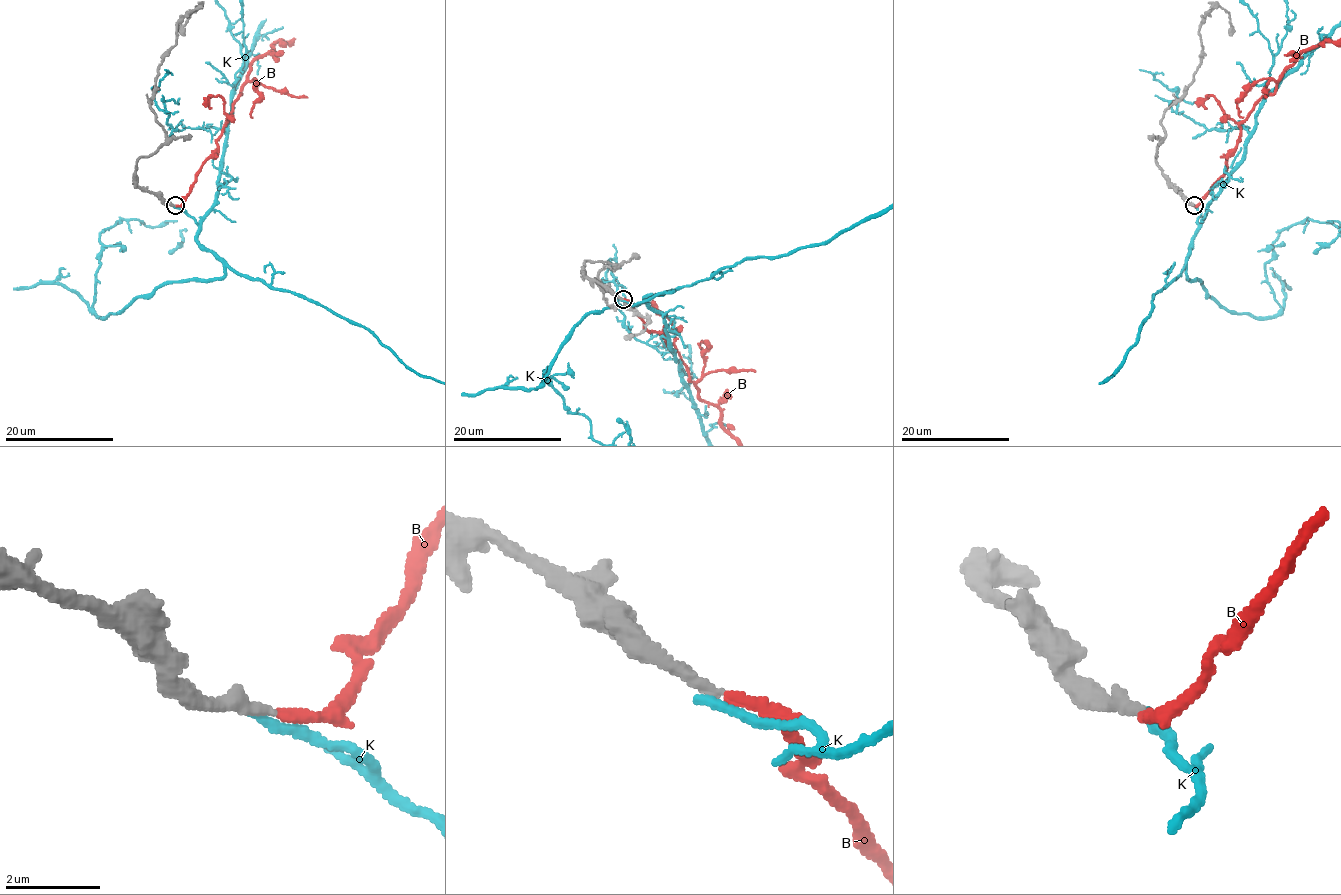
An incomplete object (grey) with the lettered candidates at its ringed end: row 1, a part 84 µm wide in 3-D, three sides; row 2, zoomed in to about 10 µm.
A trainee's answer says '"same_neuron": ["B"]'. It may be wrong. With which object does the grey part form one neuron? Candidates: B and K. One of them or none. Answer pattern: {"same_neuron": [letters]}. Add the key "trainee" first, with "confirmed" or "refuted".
{"trainee": "confirmed", "same_neuron": ["B"]}

